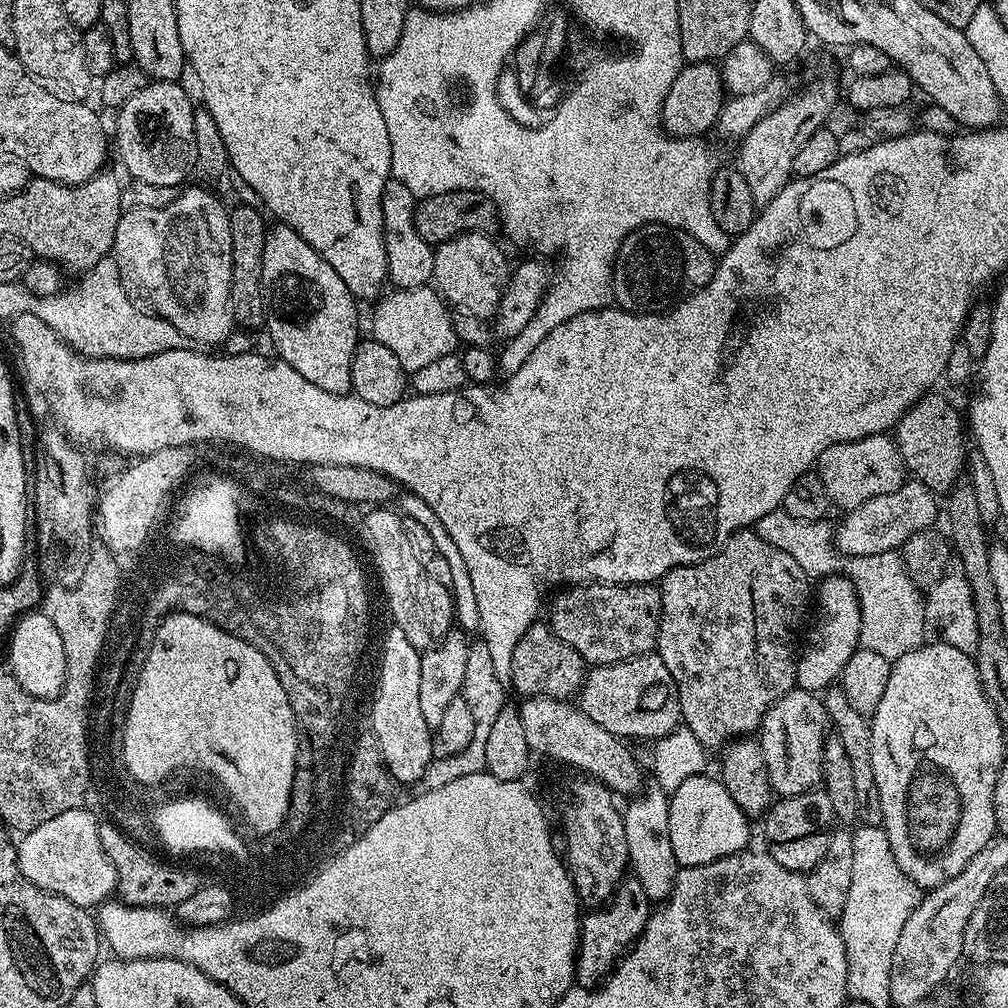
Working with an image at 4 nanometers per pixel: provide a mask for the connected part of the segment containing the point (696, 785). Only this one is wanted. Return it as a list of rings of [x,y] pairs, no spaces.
[[[701,774],[687,778],[668,801],[668,825],[670,846],[674,846],[674,858],[680,868],[706,866],[716,860],[745,851],[748,844],[749,817],[730,798],[719,779]]]

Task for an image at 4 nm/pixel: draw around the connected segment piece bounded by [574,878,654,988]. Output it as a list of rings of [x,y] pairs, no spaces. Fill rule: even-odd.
[[[634,878],[620,881],[614,894],[602,908],[589,911],[580,921],[580,947],[576,950],[575,983],[581,988],[595,988],[604,983],[612,969],[623,960],[628,949],[644,933],[649,916],[654,911],[642,882]]]

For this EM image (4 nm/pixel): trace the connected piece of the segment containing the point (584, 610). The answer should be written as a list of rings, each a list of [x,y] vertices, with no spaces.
[[[655,583],[602,584],[565,587],[552,600],[546,623],[559,640],[583,658],[585,665],[617,664],[656,652],[662,598]]]

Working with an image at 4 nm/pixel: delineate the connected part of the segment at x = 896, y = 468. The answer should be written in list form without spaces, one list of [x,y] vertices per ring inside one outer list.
[[[888,434],[867,436],[861,440],[830,446],[822,450],[814,471],[822,478],[822,486],[826,486],[829,501],[835,507],[837,504],[840,510],[862,506],[862,502],[870,502],[870,498],[878,498],[878,494],[890,494],[903,486],[906,479],[906,469],[896,449],[895,439]]]

